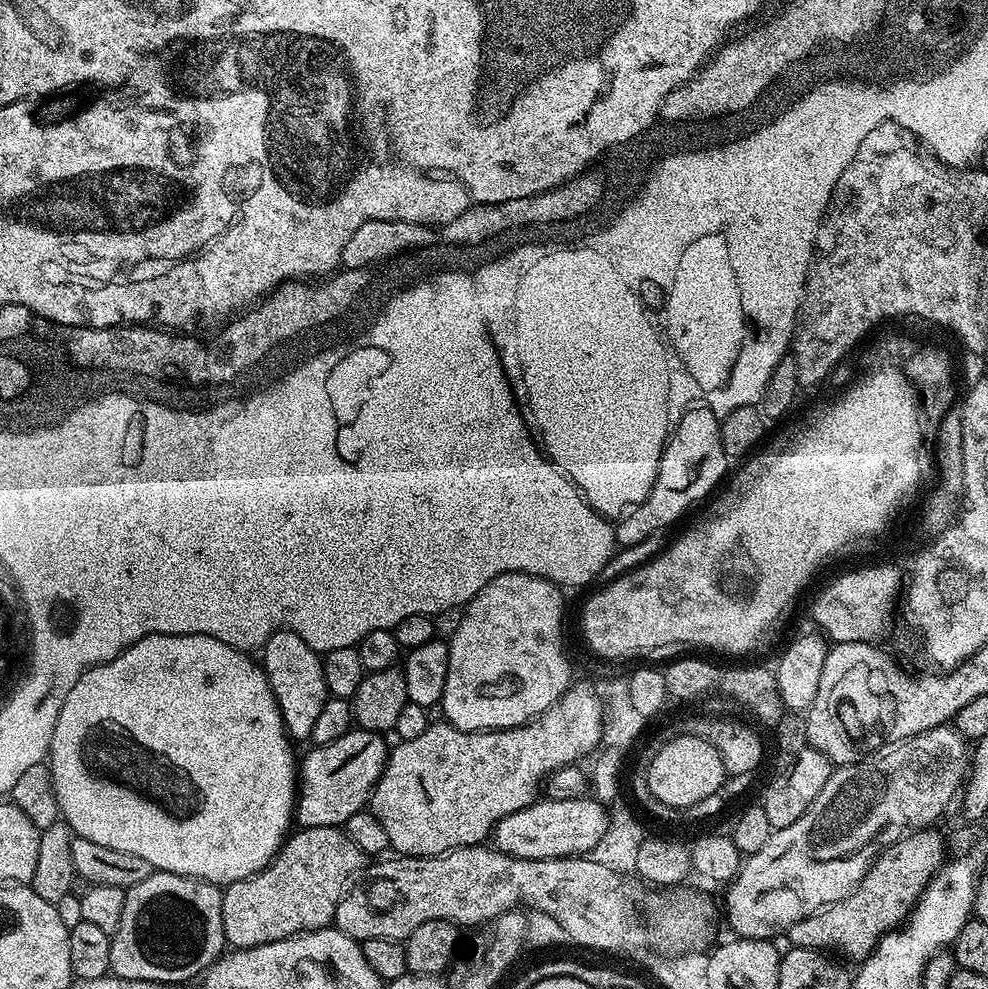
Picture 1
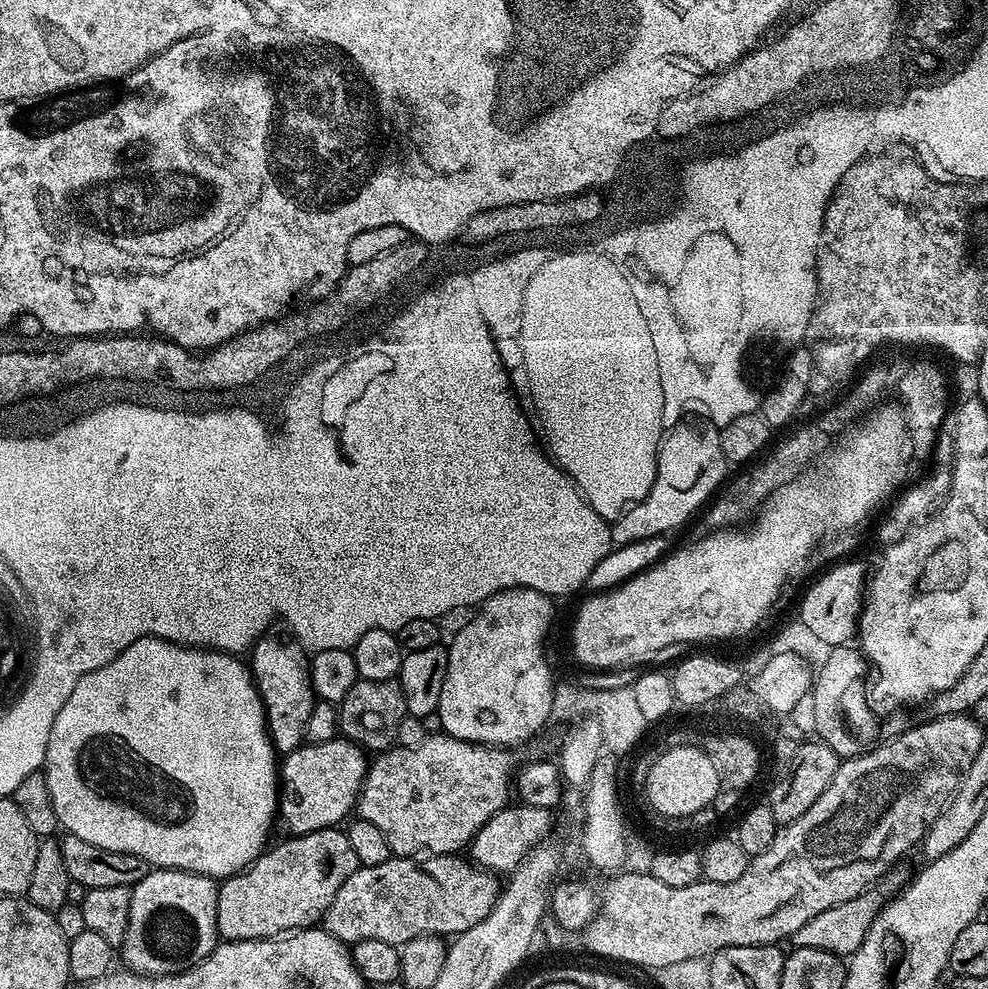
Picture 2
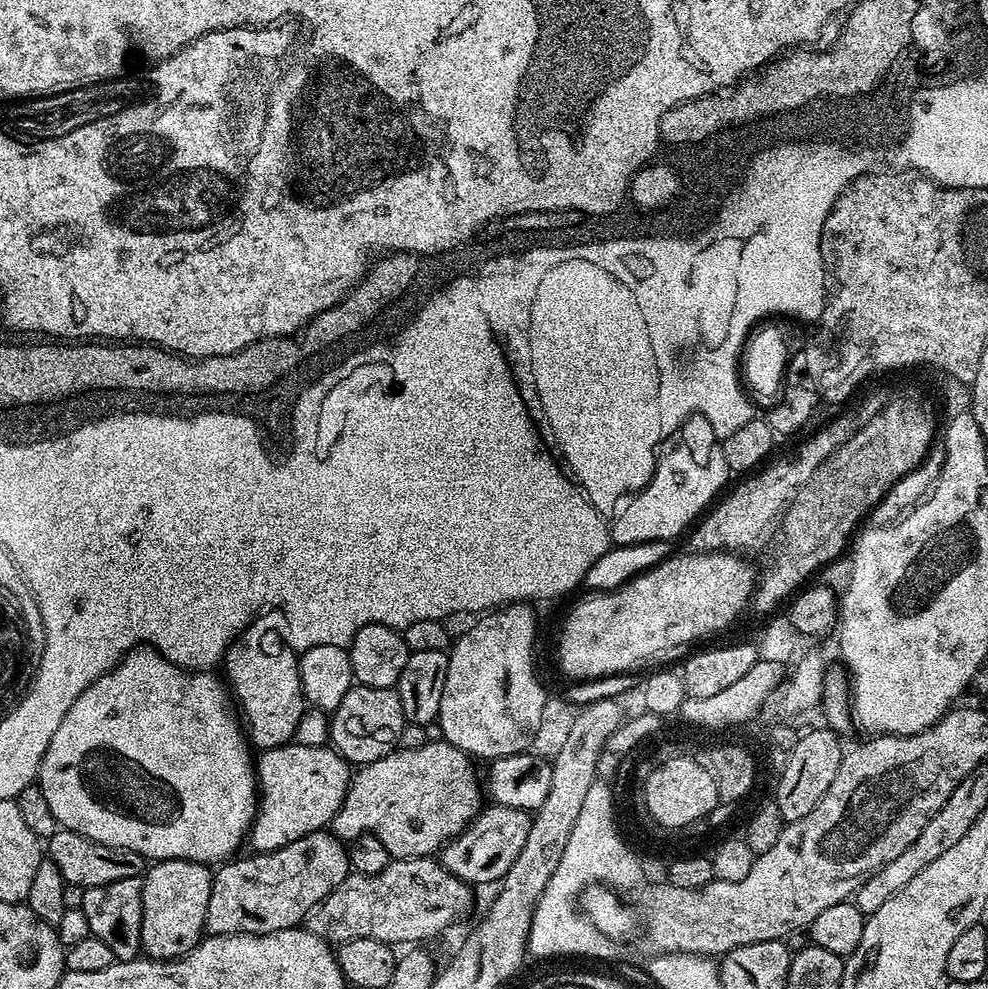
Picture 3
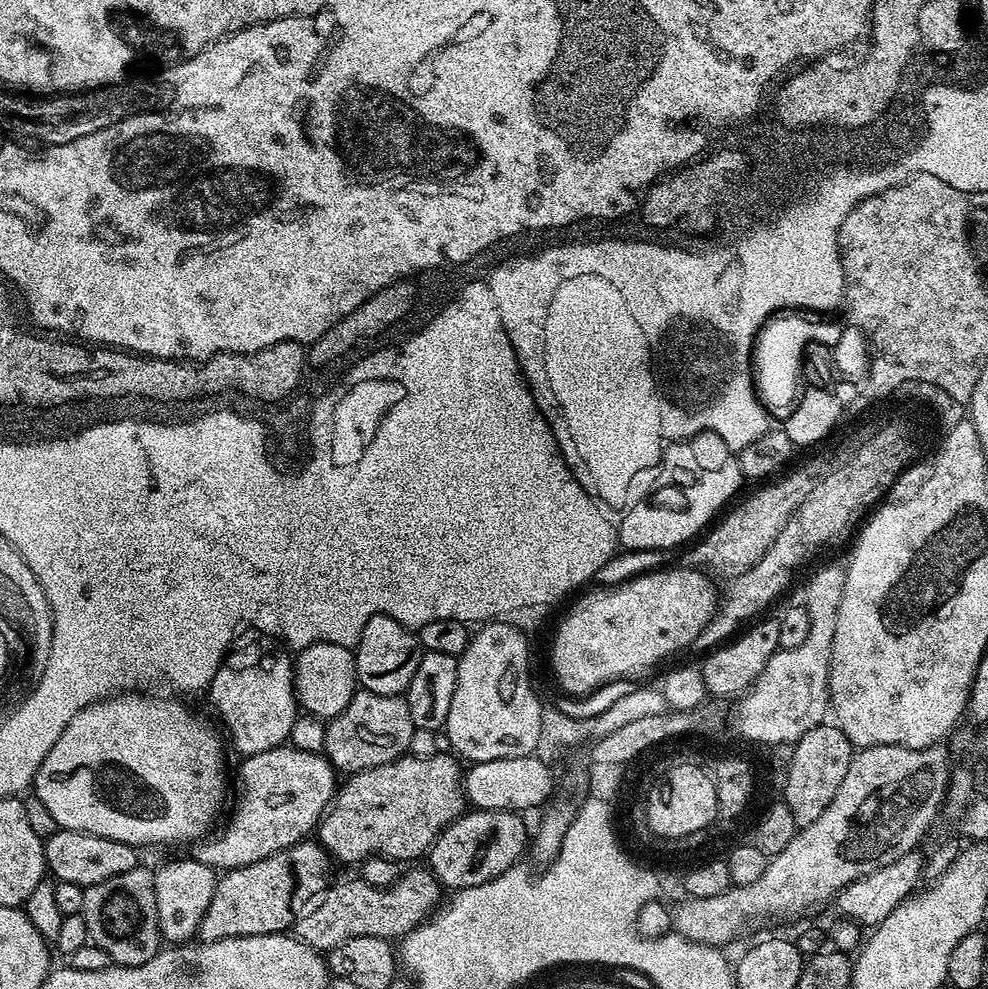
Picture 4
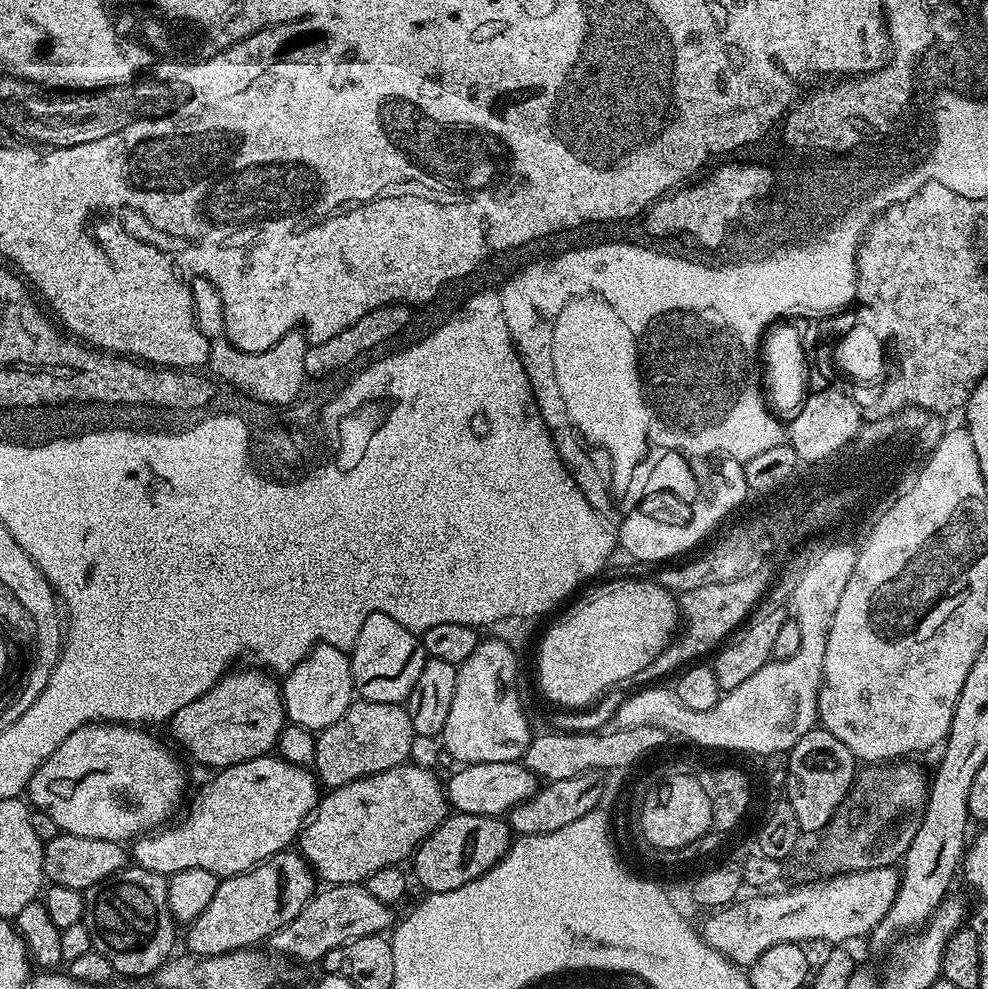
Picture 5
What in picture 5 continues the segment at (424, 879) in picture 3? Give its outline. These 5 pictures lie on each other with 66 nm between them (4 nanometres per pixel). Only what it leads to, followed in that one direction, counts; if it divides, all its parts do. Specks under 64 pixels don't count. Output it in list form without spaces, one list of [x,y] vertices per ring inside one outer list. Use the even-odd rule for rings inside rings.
[[[333,884],[323,890],[317,891],[285,928],[268,937],[267,947],[292,960],[320,960],[350,940],[379,936],[393,927],[393,909],[378,902],[364,884]]]

